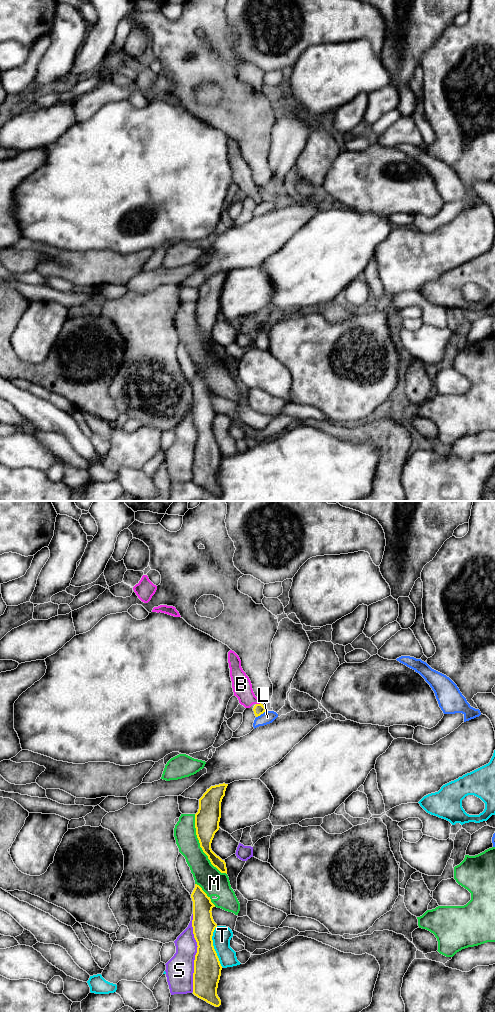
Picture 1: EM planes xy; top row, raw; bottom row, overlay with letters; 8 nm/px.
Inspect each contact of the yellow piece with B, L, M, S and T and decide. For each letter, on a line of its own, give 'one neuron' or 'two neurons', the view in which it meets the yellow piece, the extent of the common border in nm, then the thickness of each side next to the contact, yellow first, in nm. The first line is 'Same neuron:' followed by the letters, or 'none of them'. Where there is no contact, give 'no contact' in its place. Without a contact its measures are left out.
Same neuron: B
B: one neuron; contact in xy; length 40 nm; calibres 90 and 160 nm
L: two neurons; contact in xy; length 100 nm; calibres 90 and 100 nm
M: two neurons; contact in xy; length 550 nm; calibres 200 and 200 nm
S: two neurons; contact in xy; length 600 nm; calibres 220 and 220 nm
T: two neurons; contact in xy; length 340 nm; calibres 220 and 150 nm

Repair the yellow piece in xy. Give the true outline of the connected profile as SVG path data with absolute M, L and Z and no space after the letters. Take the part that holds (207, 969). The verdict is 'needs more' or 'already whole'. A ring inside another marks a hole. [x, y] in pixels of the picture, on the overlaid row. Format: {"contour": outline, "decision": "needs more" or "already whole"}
{"contour": "M195 884L191 898L193 901L193 934L198 946L194 960L193 994L219 1007L221 1000L217 995L217 988L222 966L212 940L213 932L217 927L211 912L215 905L197 884Z", "decision": "already whole"}

